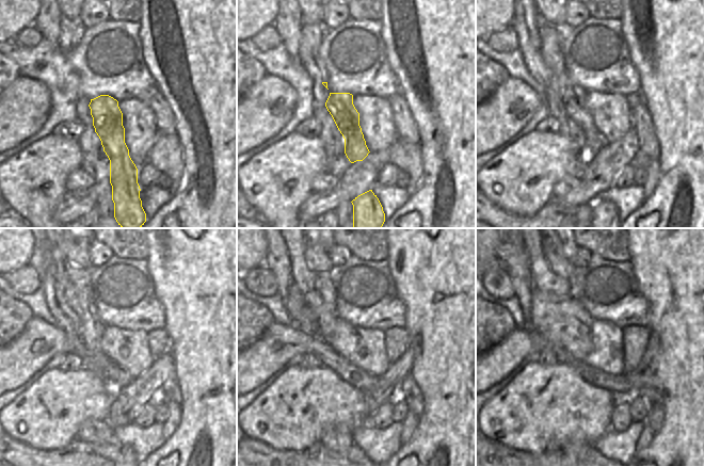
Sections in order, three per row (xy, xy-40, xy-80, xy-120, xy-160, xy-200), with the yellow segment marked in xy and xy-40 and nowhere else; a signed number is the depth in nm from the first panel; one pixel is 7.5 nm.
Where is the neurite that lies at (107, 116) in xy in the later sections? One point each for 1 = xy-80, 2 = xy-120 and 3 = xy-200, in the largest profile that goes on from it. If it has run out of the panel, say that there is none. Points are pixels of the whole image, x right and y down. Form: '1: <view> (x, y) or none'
1: xy-80 (573, 98)
2: xy-120 (74, 282)
3: xy-200 (557, 288)

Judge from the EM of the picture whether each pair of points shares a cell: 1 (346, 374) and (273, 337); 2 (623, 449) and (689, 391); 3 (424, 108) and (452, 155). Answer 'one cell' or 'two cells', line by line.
1: one cell
2: two cells
3: one cell

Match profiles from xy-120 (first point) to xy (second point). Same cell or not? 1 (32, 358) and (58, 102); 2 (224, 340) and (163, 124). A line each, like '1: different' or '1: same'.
1: different
2: different

